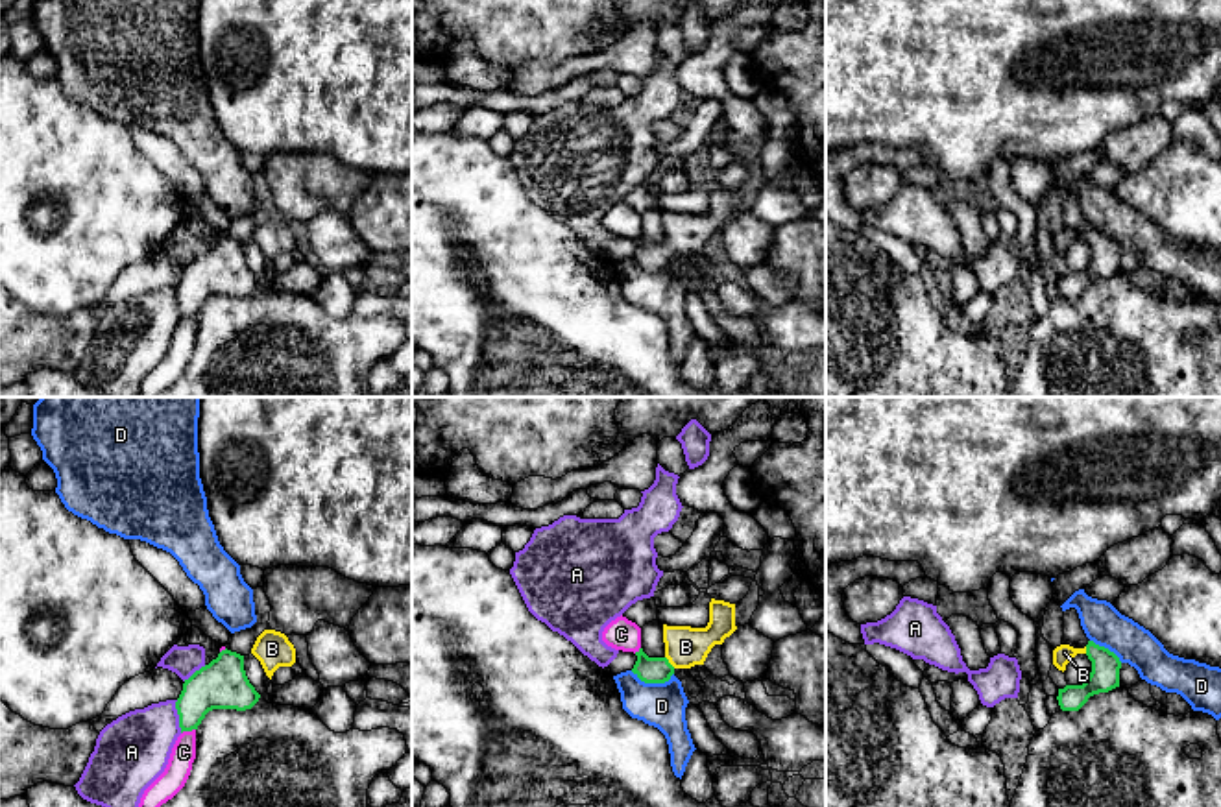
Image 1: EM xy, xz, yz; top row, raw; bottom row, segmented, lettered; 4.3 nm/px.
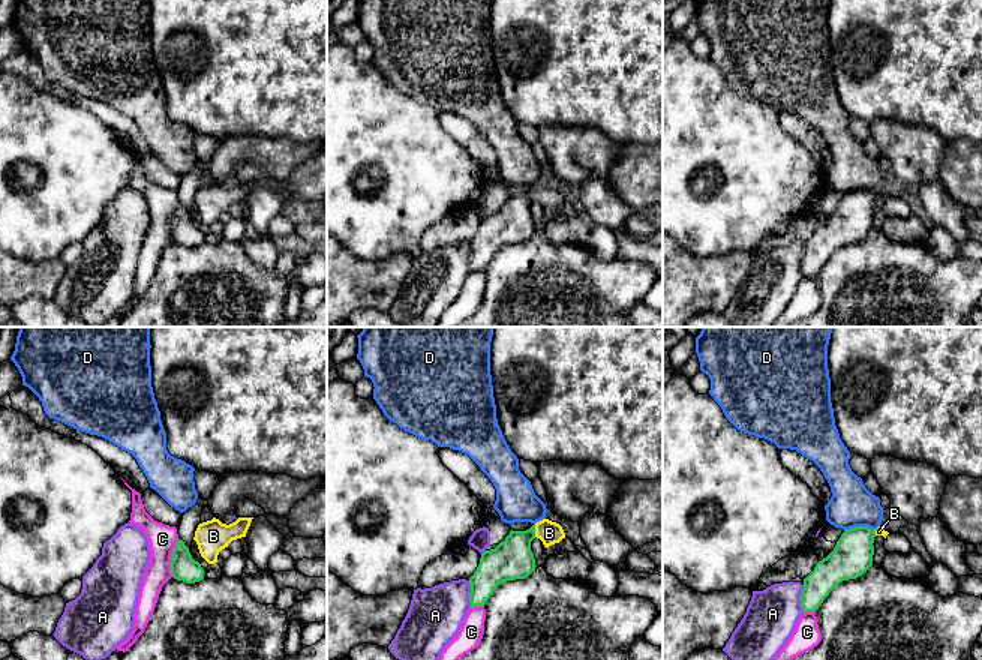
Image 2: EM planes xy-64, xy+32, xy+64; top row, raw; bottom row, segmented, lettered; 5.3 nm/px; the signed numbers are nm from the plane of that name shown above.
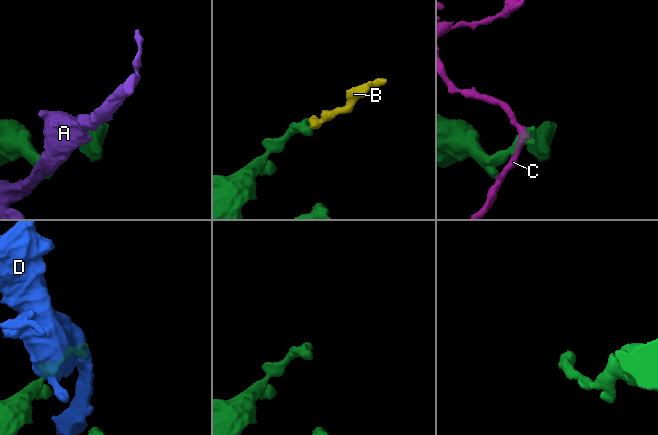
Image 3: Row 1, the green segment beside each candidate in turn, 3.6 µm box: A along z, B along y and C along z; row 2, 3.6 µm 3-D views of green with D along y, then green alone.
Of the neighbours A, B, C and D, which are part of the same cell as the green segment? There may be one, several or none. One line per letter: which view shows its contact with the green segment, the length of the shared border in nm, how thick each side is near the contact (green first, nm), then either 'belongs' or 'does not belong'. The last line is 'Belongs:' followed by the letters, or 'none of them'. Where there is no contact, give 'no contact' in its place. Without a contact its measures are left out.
A: contact in xy; length 150 nm; calibres 220 and 320 nm; does not belong
B: contact in xz; length 70 nm; calibres 110 and 180 nm; belongs
C: contact in xy; length 70 nm; calibres 200 and 110 nm; does not belong
D: contact in xz; length 190 nm; calibres 110 and 190 nm; does not belong
Belongs: B

